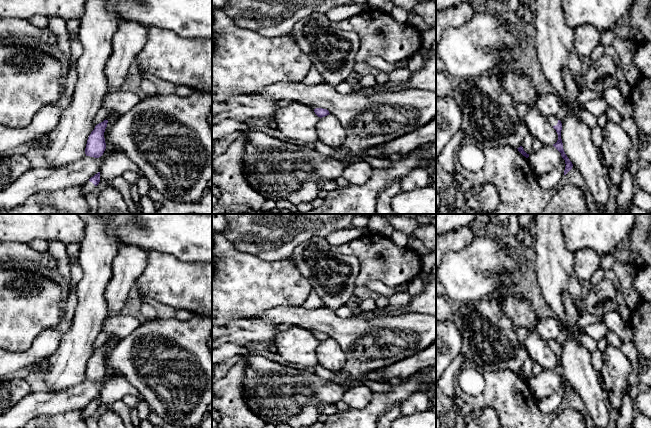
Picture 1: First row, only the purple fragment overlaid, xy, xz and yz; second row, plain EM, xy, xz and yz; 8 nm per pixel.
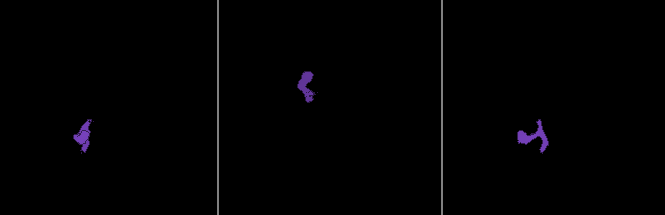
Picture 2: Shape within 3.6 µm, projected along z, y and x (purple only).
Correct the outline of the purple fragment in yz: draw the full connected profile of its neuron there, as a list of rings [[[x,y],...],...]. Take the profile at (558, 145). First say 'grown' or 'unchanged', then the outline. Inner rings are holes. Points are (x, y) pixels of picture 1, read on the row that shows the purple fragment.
grown | [[[551,115],[546,117],[547,121],[553,126],[553,128],[556,130],[558,134],[558,140],[553,146],[561,153],[562,158],[565,160],[565,170],[564,170],[564,175],[566,175],[573,167],[572,162],[569,160],[567,155],[564,152],[563,149],[563,143],[561,139],[561,130],[562,130],[562,123],[560,120],[557,119],[556,116]]]

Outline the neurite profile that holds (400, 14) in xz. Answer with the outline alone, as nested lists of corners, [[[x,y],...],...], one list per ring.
[[[394,6],[394,8],[389,13],[396,21],[400,23],[406,23],[409,15],[409,11],[402,8]]]

